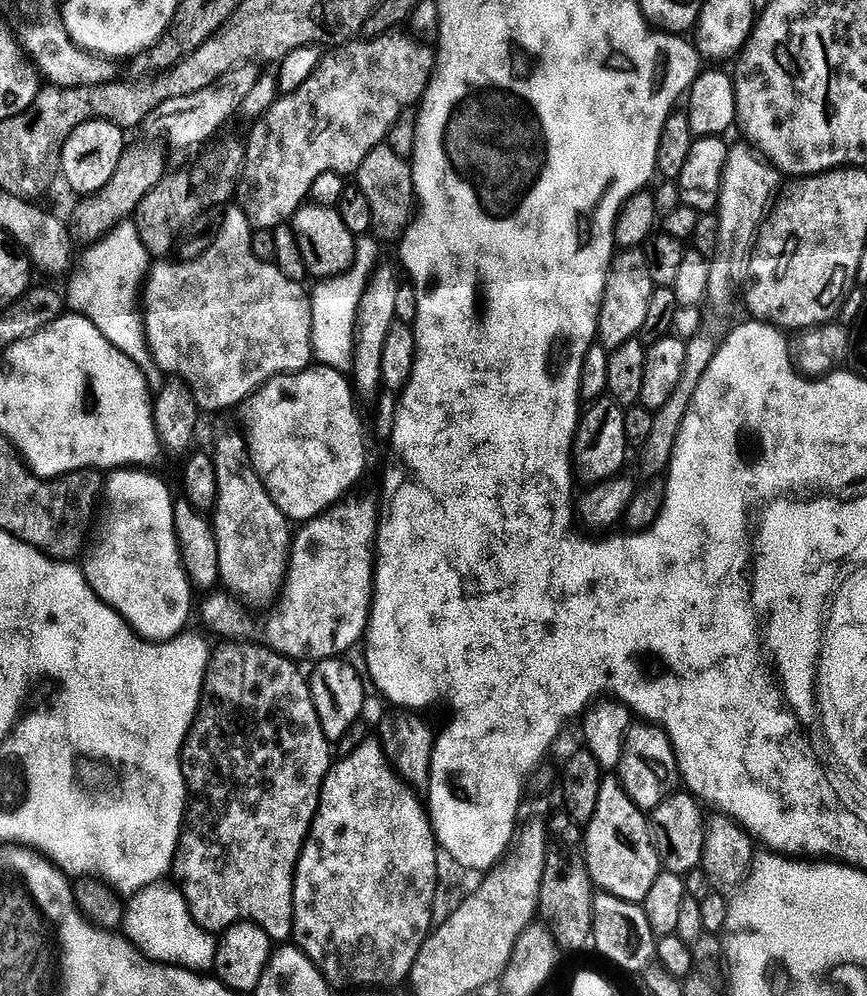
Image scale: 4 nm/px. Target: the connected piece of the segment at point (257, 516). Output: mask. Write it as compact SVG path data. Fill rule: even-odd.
M243 435L218 437L214 459L218 492L210 519L218 542L219 583L229 593L244 598L245 605L271 607L288 571L288 554L294 539L293 533L288 533L290 521L278 510L260 475L246 459Z

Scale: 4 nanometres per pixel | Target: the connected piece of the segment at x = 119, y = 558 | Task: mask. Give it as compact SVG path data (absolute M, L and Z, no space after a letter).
M129 466L113 471L105 479L102 493L104 521L100 524L96 541L93 544L91 541L83 557L82 571L86 582L92 587L94 594L98 594L103 604L112 607L145 640L159 642L172 640L189 627L188 619L191 616L193 619L194 616L194 585L188 579L184 564L180 561L180 547L174 530L175 497L154 473L148 471L152 470Z

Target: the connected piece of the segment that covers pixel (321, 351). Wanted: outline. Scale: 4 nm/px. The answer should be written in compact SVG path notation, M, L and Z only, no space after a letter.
M368 244L355 257L354 263L339 276L330 276L319 281L315 289L311 289L312 297L312 351L315 359L323 367L333 368L347 373L356 359L356 315L364 287L370 279L368 259L376 252L372 244Z

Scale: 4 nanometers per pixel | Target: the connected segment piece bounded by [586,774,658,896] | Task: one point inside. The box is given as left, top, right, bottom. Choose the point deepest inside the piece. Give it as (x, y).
(617, 821)

